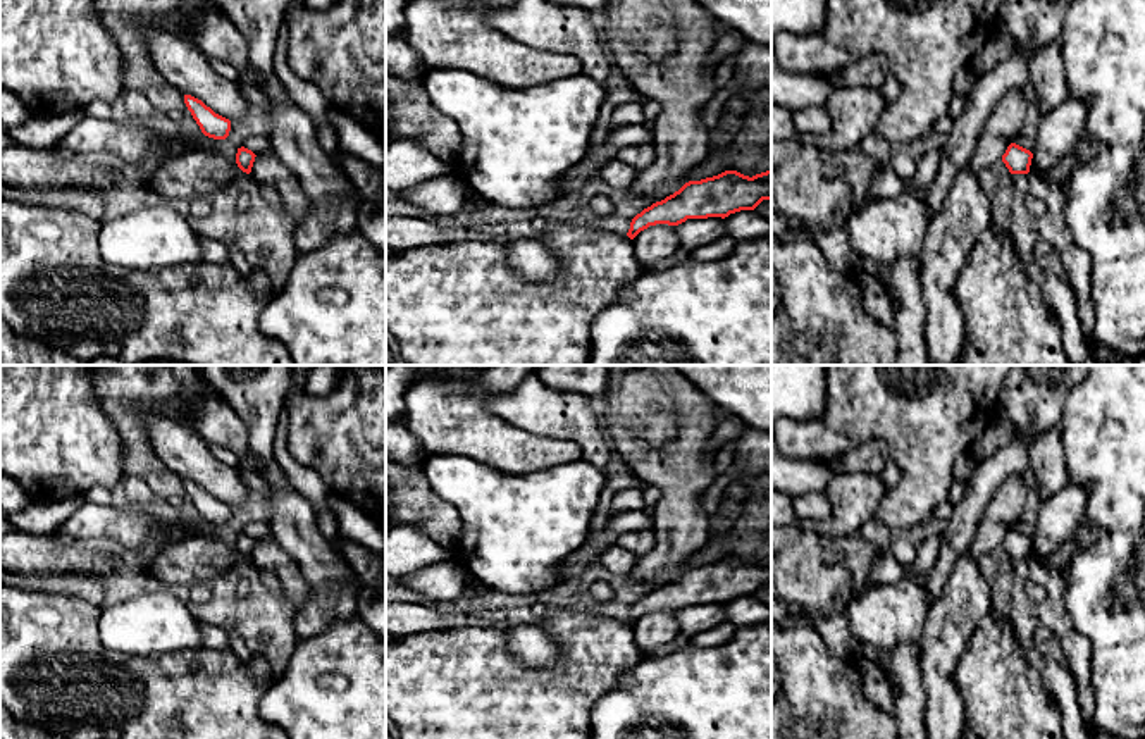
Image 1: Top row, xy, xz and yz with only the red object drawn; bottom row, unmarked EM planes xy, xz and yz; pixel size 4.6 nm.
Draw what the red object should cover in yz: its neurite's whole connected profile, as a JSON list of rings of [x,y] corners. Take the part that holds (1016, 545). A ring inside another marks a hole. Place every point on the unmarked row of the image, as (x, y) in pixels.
[[[1011,529],[1002,541],[1002,548],[1011,560],[1028,560],[1033,539],[1016,529]]]

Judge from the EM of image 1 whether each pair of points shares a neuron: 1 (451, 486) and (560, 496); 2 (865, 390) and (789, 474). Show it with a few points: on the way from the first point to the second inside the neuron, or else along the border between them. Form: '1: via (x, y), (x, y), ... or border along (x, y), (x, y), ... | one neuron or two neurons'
1: via (479, 493), (486, 498), (532, 498) | one neuron
2: border along (789, 459), (822, 460) | two neurons

